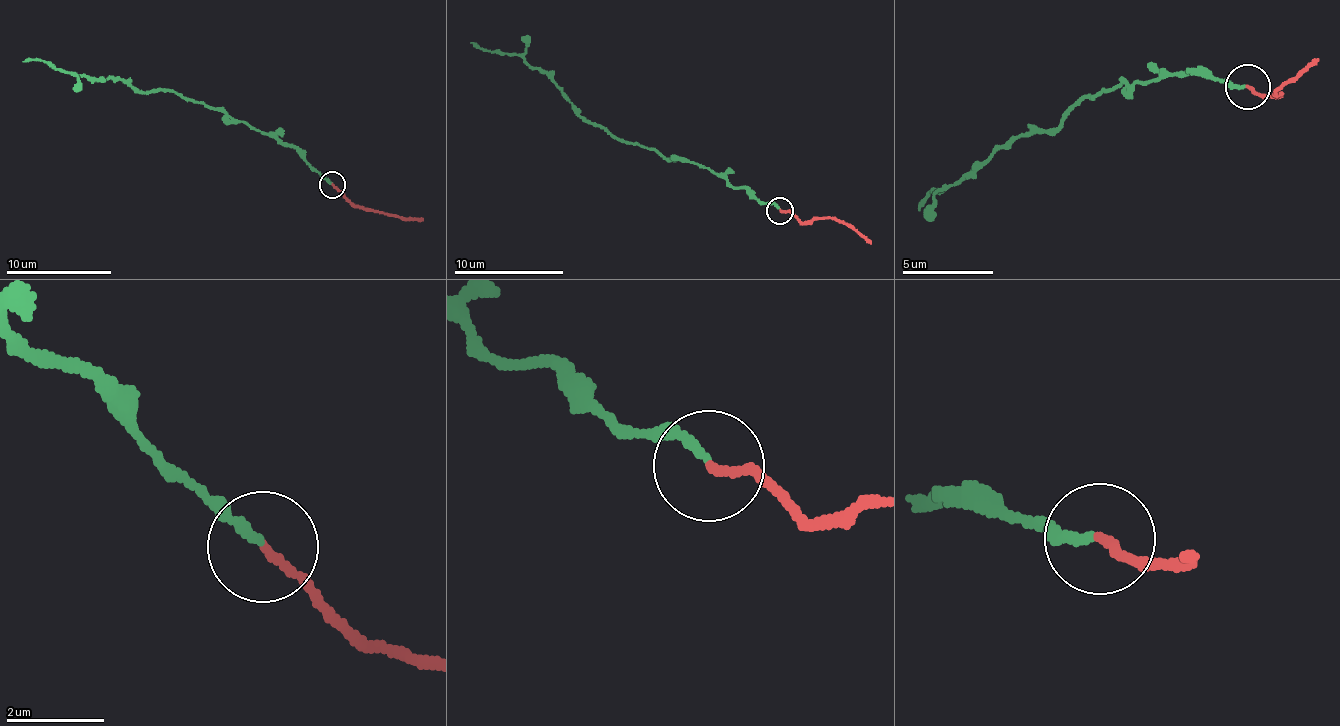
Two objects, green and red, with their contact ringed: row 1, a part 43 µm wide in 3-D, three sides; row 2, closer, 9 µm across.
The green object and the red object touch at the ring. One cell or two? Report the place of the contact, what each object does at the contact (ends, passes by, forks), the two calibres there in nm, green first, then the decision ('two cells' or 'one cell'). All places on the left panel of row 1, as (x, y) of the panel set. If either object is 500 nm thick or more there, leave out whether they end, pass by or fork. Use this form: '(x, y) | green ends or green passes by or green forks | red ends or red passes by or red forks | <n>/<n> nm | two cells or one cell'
(332, 185) | green ends | red ends | 180/170 nm | one cell

